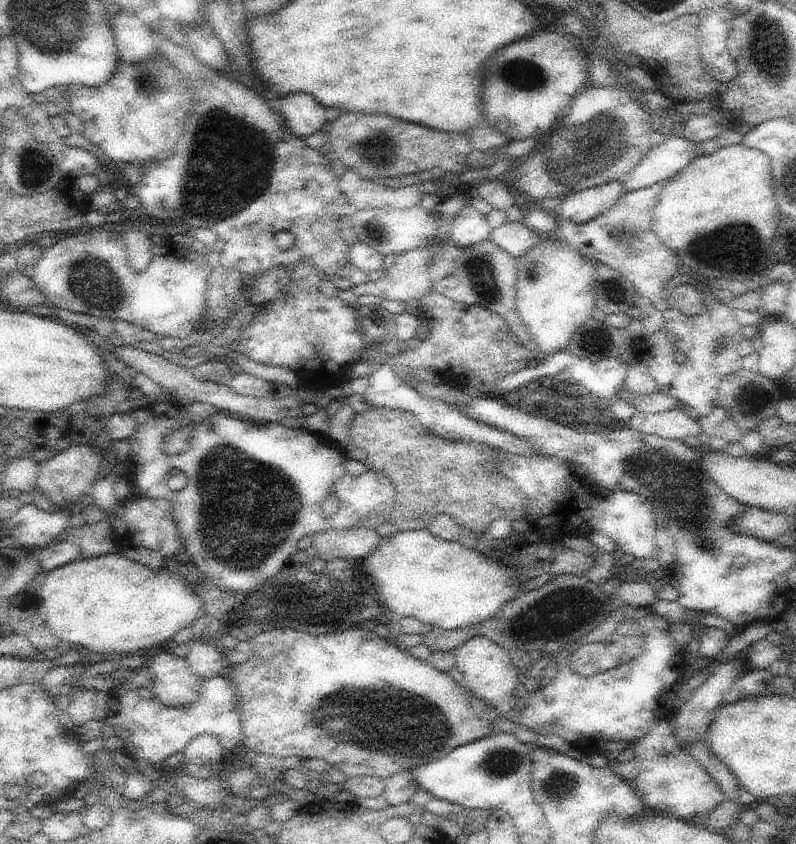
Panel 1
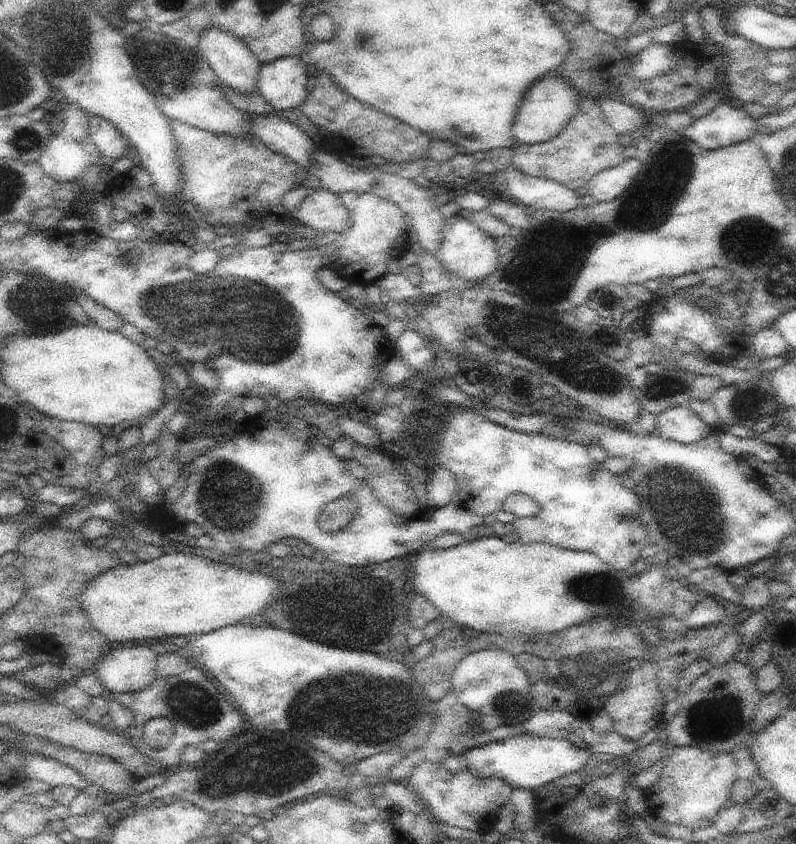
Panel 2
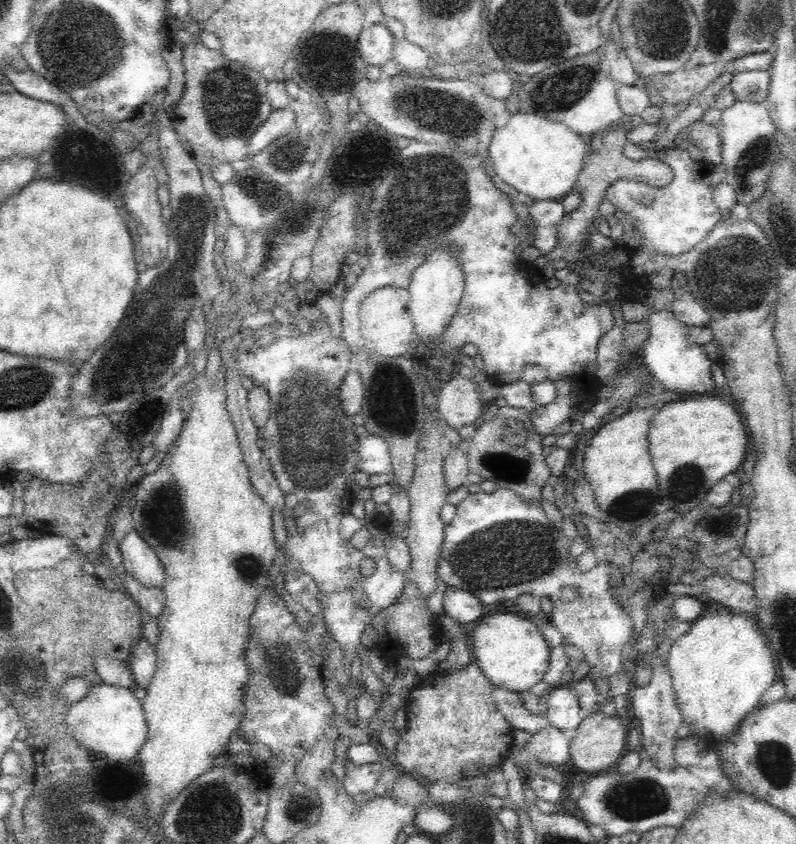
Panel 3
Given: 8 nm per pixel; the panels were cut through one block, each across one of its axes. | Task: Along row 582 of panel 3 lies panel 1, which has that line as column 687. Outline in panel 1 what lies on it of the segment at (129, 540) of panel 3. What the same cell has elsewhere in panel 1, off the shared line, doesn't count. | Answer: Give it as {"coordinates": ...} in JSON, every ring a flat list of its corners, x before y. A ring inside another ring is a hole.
{"coordinates":[[669,134,659,146,653,146,651,150,647,150,643,160,631,172,629,180,623,184,623,190,635,192,635,190,645,190,659,182,667,182,699,154,703,152,697,144,681,136,677,138]]}

